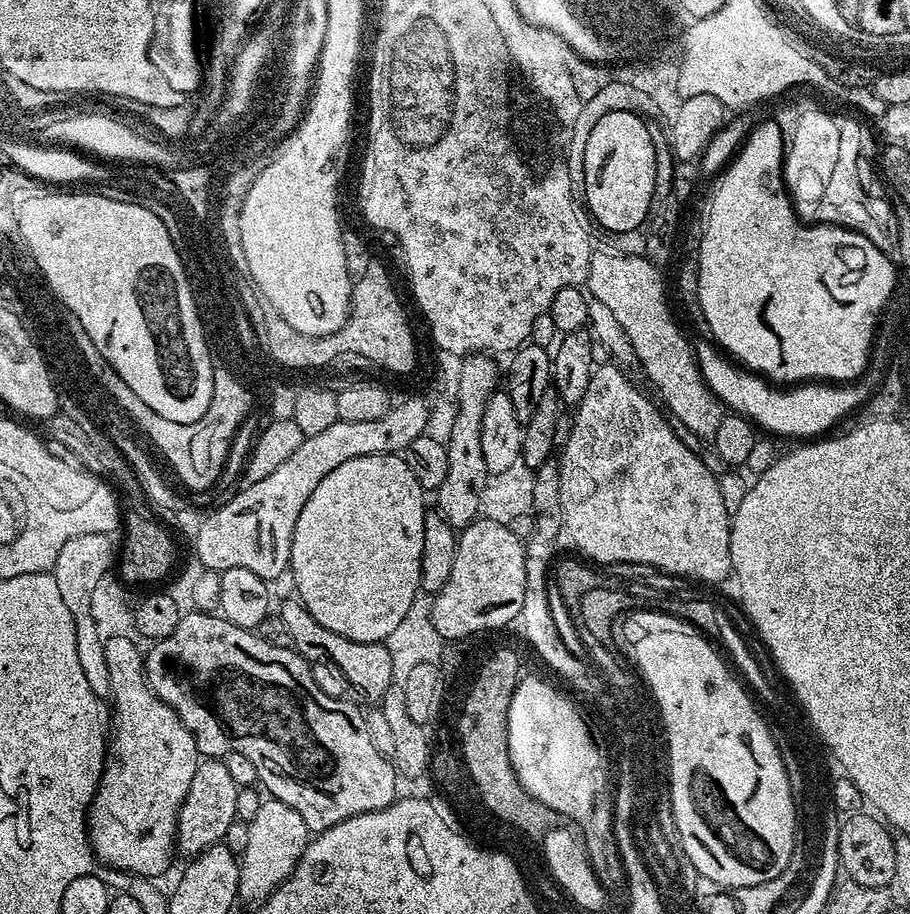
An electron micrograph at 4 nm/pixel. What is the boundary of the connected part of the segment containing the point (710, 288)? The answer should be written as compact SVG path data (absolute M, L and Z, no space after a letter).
M768 118L755 125L752 131L748 133L747 139L744 140L739 147L739 151L736 152L734 159L719 173L716 189L712 192L712 197L708 200L708 221L704 224L704 237L700 240L700 250L698 250L698 257L700 262L700 272L697 278L697 298L701 304L701 317L703 322L708 323L706 326L708 332L712 332L715 336L719 337L720 341L724 341L728 344L729 348L732 348L733 352L736 352L740 357L743 357L743 361L747 365L755 364L758 368L762 369L766 373L769 373L771 378L778 378L787 382L792 382L794 379L807 376L812 379L823 378L831 376L833 374L850 374L852 372L858 372L862 375L862 372L858 369L859 364L863 363L864 355L866 354L866 334L872 329L872 312L876 308L880 308L880 300L882 294L888 292L890 286L890 274L894 271L893 261L886 254L882 254L882 250L878 250L878 246L874 246L874 242L870 242L862 234L858 234L854 230L849 228L838 228L835 226L819 226L820 228L808 228L807 223L801 221L800 217L796 215L796 209L792 207L792 201L789 197L788 190L784 186L784 178L782 175L782 169L784 167L784 143L782 142L782 130L775 119Z

